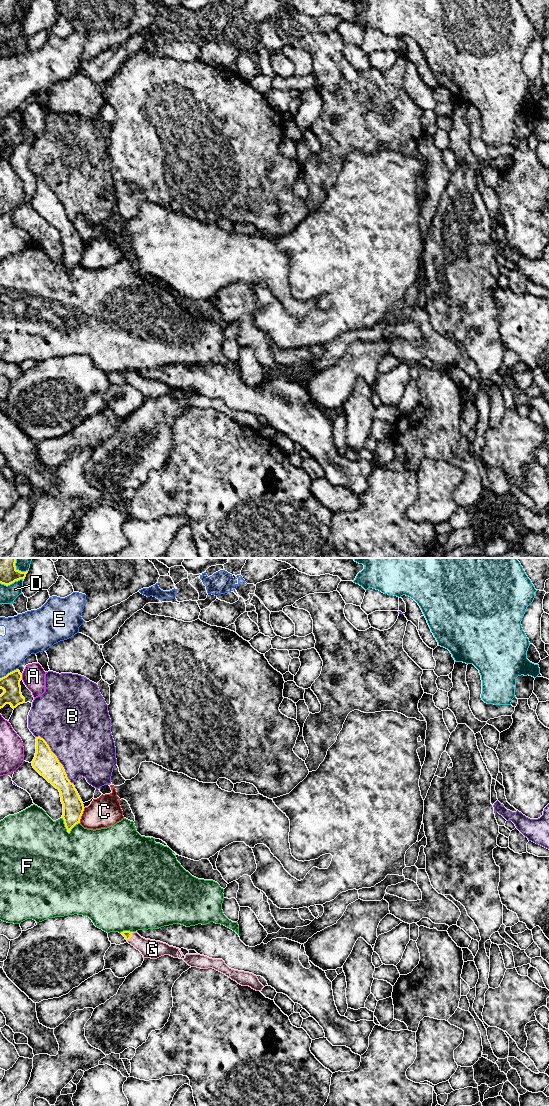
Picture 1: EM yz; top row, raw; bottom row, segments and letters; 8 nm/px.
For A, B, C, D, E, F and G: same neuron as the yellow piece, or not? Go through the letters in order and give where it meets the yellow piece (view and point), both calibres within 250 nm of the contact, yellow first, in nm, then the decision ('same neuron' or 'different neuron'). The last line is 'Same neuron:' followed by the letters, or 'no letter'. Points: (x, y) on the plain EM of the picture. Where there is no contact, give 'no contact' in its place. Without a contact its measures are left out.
A: yz (21, 116) | 150/190 nm | different neuron
B: yz (57, 198) | 200/480 nm | different neuron
C: yz (81, 255) | 170/240 nm | different neuron
D: yz (11, 23) | 140/140 nm | different neuron
E: yz (8, 113) | 150/260 nm | different neuron
F: yz (67, 270) | 170/480 nm | different neuron
G: yz (131, 376) | 60/150 nm | same neuron
Same neuron: G

